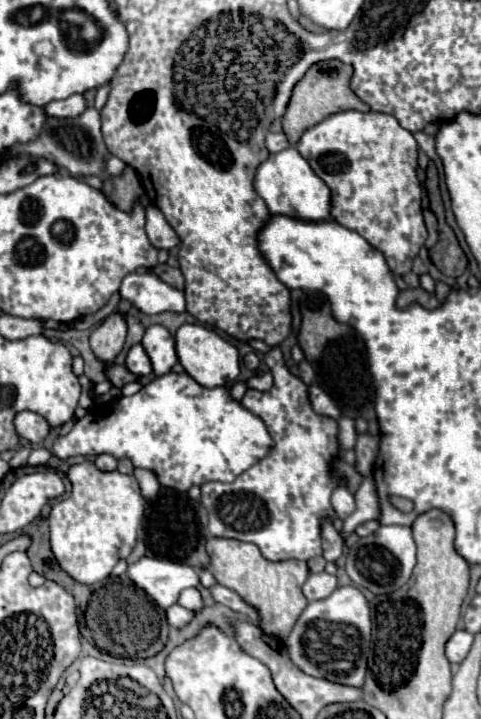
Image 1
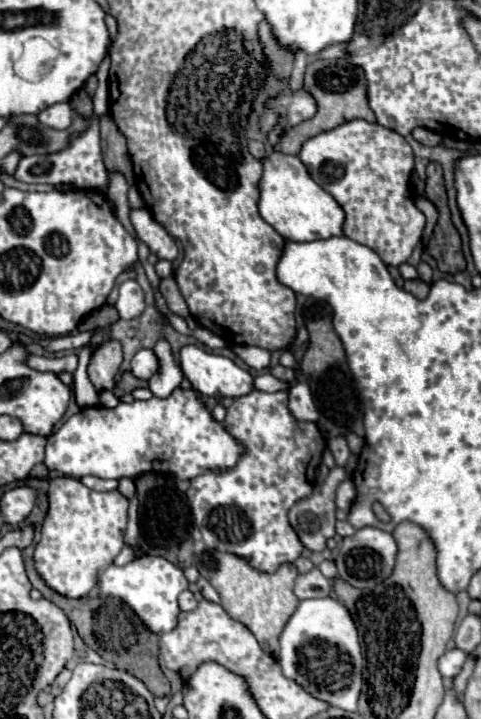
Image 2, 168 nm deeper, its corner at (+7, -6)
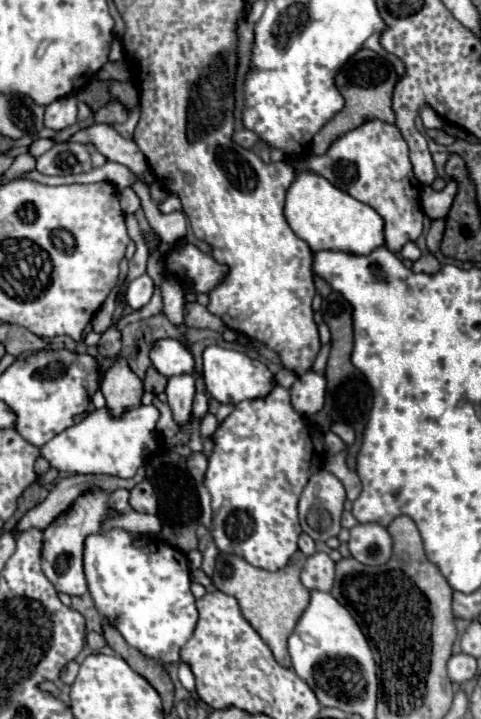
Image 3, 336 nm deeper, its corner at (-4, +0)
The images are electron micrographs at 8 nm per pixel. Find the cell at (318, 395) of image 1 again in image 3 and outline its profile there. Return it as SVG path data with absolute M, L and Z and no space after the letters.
M304 373L296 379L296 383L290 389L292 405L302 415L314 415L324 405L324 393L326 393L326 381L320 373Z

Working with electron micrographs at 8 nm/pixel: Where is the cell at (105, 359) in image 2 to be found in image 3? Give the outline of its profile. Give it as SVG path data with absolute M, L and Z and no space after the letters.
M120 357L106 371L100 389L106 397L106 407L114 415L120 415L124 409L140 405L142 381L132 373L128 363L124 363L124 359Z

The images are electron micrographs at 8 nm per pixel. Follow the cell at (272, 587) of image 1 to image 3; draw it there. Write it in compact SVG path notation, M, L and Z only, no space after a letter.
M220 551L216 557L216 571L212 577L216 589L238 599L242 615L248 619L248 623L252 623L252 627L256 627L258 635L268 643L268 647L272 647L276 661L286 667L290 667L286 641L294 631L298 617L302 615L302 611L310 601L310 591L300 583L300 567L304 567L304 559L306 559L304 553L296 551L292 561L284 569L264 571L252 567L250 563L244 563L244 559L240 559L238 555Z

